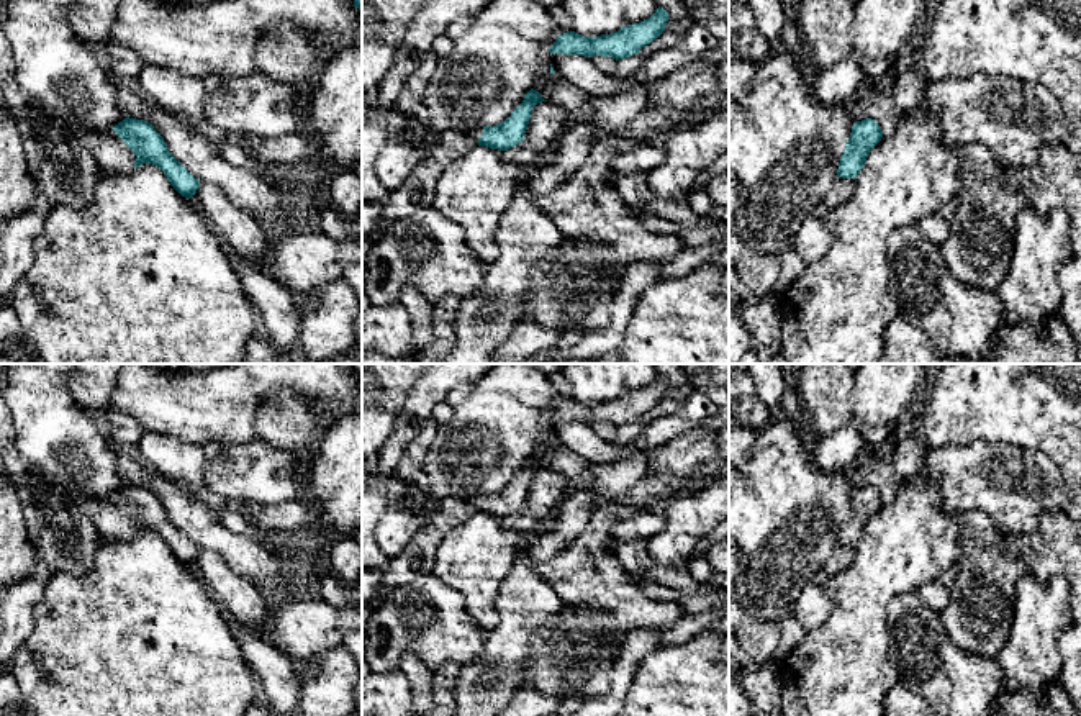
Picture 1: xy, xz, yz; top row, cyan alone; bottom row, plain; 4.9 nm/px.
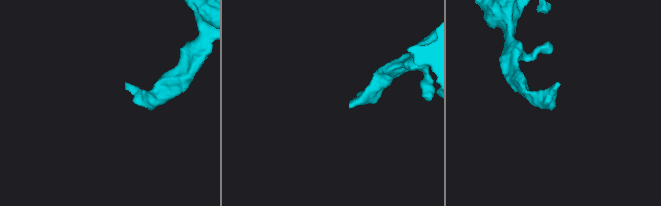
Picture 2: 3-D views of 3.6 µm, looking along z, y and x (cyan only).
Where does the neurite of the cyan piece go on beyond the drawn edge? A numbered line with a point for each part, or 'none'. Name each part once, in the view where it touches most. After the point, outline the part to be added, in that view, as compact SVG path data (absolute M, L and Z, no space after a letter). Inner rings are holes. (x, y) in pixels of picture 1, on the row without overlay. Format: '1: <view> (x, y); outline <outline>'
1: xy (110, 520); outline M80 496L77 506L100 534L123 541L134 537L136 523L123 506L116 503L115 496Z

